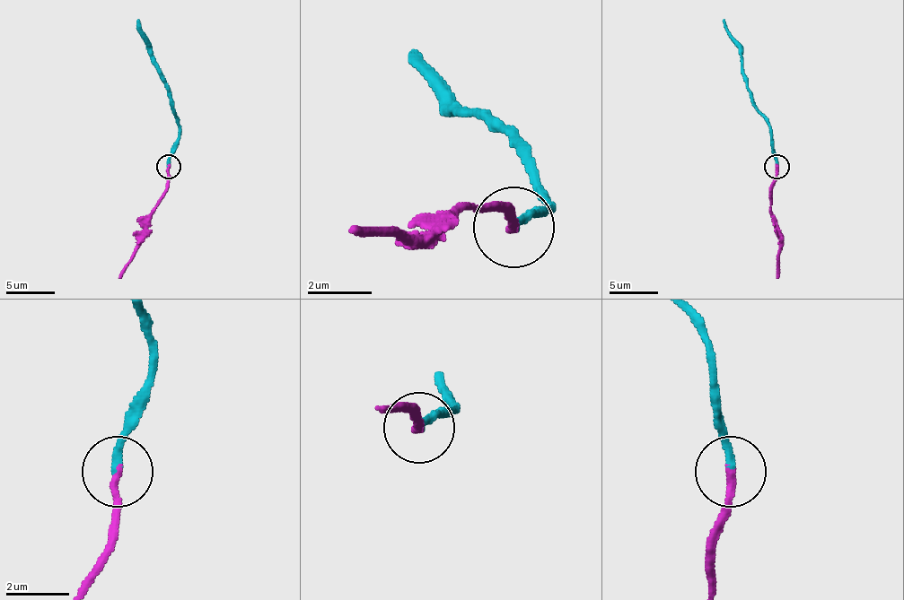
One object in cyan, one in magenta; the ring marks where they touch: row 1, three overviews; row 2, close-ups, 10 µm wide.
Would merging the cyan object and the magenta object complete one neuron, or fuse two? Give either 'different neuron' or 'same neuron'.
same neuron

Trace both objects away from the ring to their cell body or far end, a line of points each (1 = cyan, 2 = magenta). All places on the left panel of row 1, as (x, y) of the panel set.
1: (169, 166), (179, 119), (152, 46), (137, 19)
2: (169, 166), (164, 197), (150, 220), (150, 231), (118, 278)

